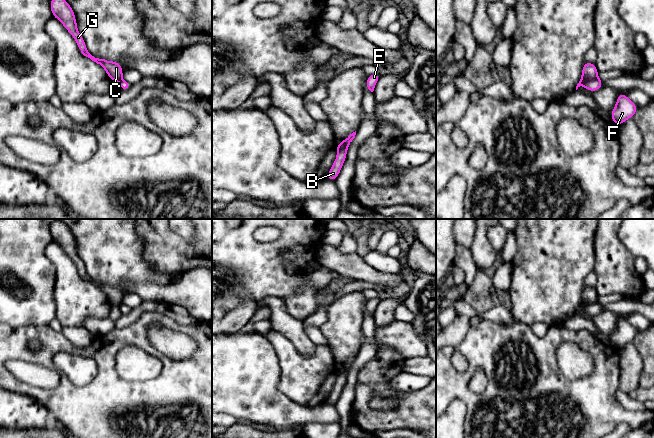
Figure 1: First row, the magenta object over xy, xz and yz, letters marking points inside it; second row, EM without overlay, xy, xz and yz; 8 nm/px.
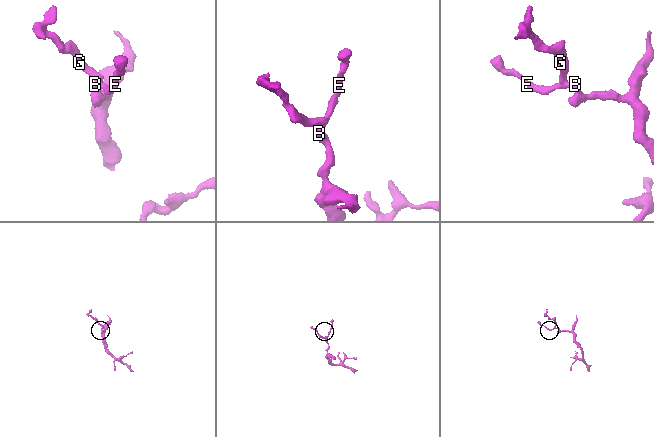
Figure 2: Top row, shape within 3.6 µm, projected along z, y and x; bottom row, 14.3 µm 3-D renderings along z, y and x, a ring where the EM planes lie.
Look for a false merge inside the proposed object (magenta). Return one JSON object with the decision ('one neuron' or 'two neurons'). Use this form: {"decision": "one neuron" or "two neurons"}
{"decision": "two neurons"}

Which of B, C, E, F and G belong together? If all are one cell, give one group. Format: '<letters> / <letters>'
B E F / C G

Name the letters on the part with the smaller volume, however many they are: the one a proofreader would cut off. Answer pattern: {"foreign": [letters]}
{"foreign": ["C", "G"]}

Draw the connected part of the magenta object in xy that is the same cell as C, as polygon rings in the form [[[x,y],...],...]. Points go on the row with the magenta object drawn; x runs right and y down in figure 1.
[[[50,0],[50,10],[53,17],[58,19],[72,35],[79,51],[84,56],[90,58],[92,61],[103,67],[111,81],[119,82],[123,75],[123,68],[121,64],[115,61],[95,58],[88,52],[85,40],[78,32],[76,17],[69,3],[66,0]]]

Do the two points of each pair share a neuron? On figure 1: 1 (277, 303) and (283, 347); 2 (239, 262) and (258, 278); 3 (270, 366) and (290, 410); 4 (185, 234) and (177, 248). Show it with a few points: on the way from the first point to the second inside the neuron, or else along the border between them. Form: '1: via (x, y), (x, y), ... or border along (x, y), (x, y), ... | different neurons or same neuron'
1: border along (273, 328), (286, 336), (297, 349) | different neurons
2: via (244, 267), (253, 273) | same neuron
3: via (270, 377), (270, 390), (279, 399) | same neuron
4: border along (169, 229), (187, 242), (190, 242), (195, 235) | different neurons

